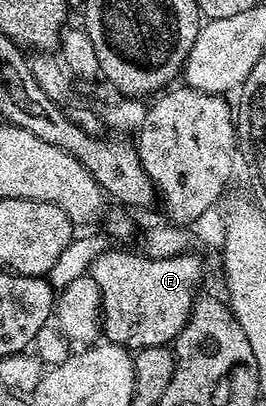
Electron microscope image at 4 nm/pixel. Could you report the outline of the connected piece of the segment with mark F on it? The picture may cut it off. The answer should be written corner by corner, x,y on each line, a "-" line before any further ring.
108,247
91,261
89,274
100,288
102,336
128,351
170,346
196,303
195,284
203,277
203,261
191,251
176,257
148,257
123,248
127,247

